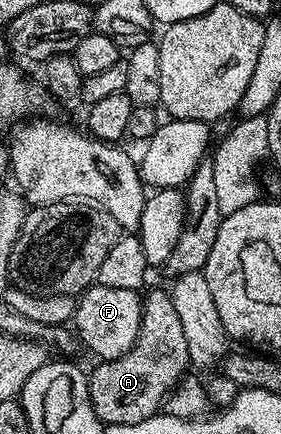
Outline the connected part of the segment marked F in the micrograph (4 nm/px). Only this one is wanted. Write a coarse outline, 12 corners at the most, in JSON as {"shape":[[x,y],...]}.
{"shape":[[90,285],[73,329],[112,361],[137,339],[143,303],[134,289]]}

